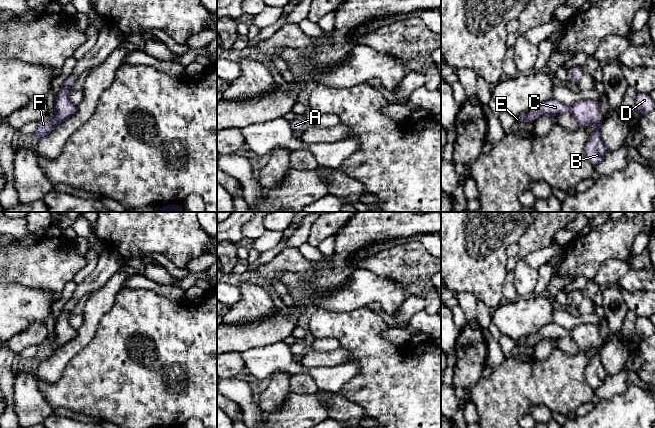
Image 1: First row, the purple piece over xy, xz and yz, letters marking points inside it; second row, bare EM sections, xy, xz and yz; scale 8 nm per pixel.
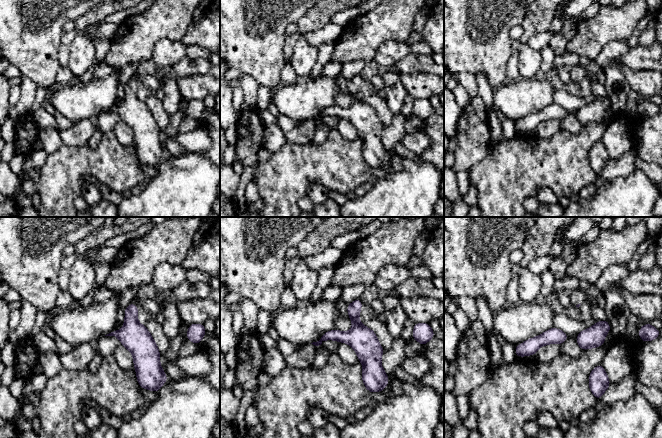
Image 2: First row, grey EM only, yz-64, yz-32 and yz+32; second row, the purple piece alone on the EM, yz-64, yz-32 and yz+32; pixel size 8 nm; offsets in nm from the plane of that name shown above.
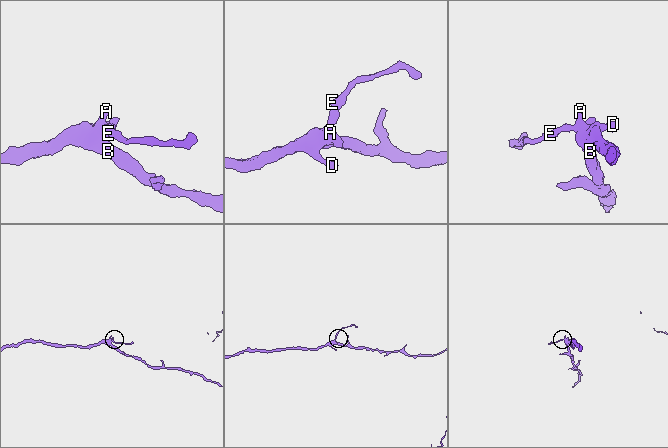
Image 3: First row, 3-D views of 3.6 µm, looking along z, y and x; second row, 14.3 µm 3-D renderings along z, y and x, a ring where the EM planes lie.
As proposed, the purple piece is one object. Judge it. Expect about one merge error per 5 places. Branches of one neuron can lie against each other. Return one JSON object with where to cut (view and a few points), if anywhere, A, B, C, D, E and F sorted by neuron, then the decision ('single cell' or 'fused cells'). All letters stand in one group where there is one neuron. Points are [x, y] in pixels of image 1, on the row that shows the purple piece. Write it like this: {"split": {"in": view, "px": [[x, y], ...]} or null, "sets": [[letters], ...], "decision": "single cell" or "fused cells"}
{"split": null, "sets": [["A", "B", "C", "D", "E", "F"]], "decision": "single cell"}

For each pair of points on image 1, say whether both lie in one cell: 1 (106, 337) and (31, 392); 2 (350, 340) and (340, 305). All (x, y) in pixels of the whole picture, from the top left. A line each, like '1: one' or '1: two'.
1: two
2: two

